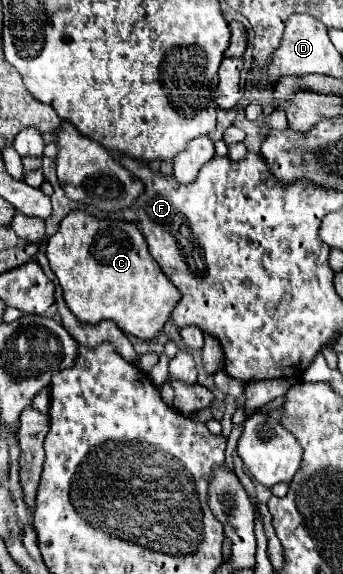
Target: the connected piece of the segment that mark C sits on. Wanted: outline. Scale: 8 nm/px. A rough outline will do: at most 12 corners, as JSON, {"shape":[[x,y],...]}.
{"shape":[[72,210],[50,268],[80,322],[152,340],[180,300],[138,226]]}

